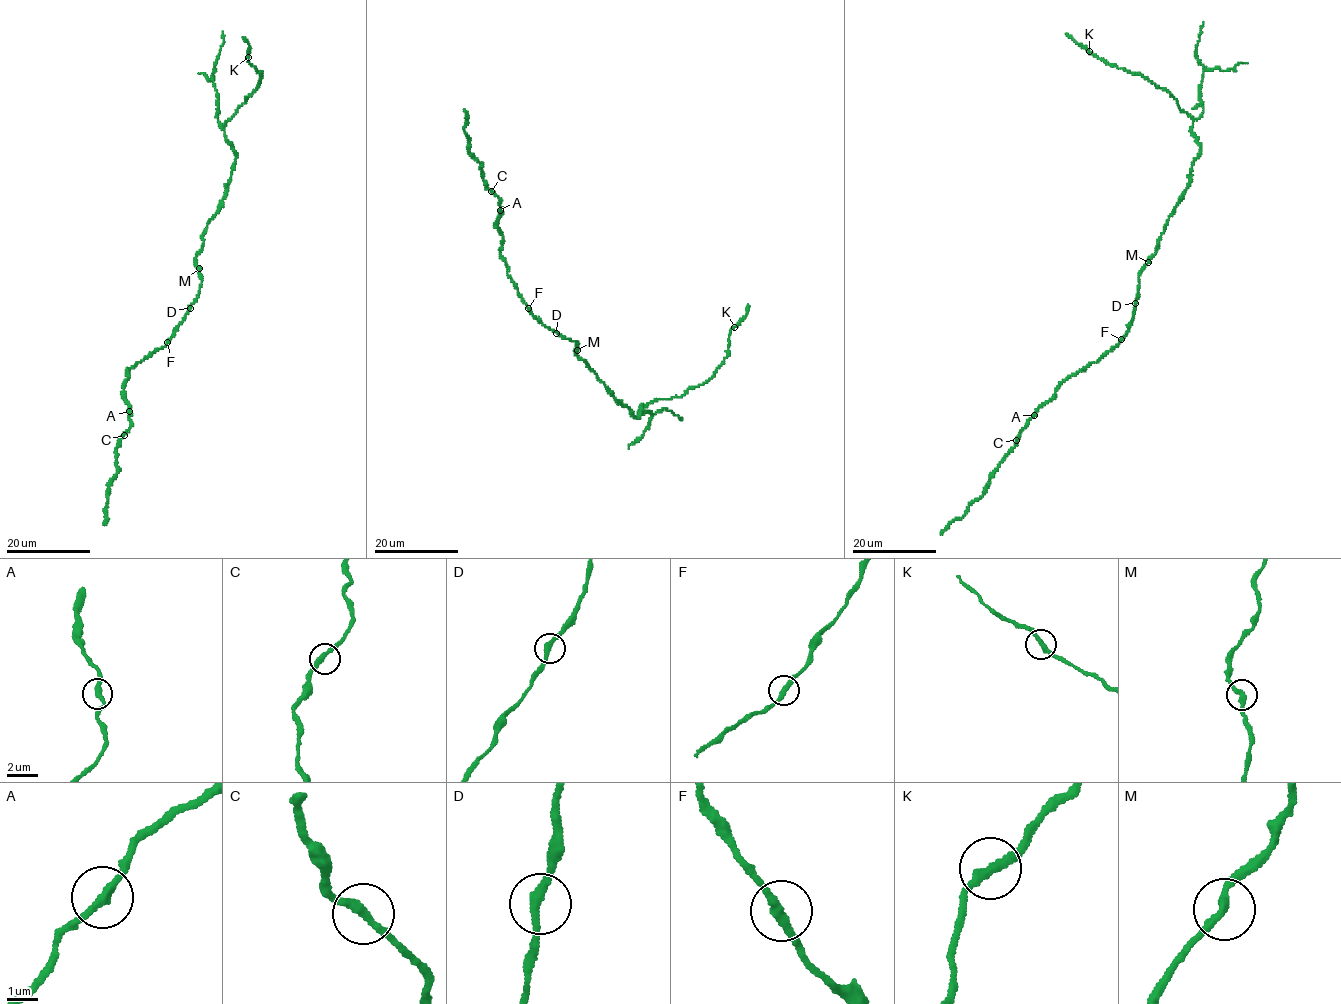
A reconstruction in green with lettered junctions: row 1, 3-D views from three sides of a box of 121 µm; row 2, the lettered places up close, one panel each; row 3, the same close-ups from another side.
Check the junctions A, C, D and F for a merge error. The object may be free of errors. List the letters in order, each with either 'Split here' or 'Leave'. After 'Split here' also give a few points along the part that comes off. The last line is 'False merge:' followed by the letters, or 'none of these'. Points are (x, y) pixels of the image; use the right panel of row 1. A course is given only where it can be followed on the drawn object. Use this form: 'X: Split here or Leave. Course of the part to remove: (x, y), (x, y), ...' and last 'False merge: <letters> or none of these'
A: Leave
C: Leave
D: Leave
F: Leave
False merge: none of these

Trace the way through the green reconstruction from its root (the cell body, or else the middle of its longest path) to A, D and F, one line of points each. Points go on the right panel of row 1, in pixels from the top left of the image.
A: (1139, 282), (1132, 320), (1126, 334), (1096, 362), (1090, 362), (1063, 380), (1056, 395), (1034, 415)
D: (1139, 282), (1135, 303)
F: (1139, 282), (1131, 324), (1121, 339)

